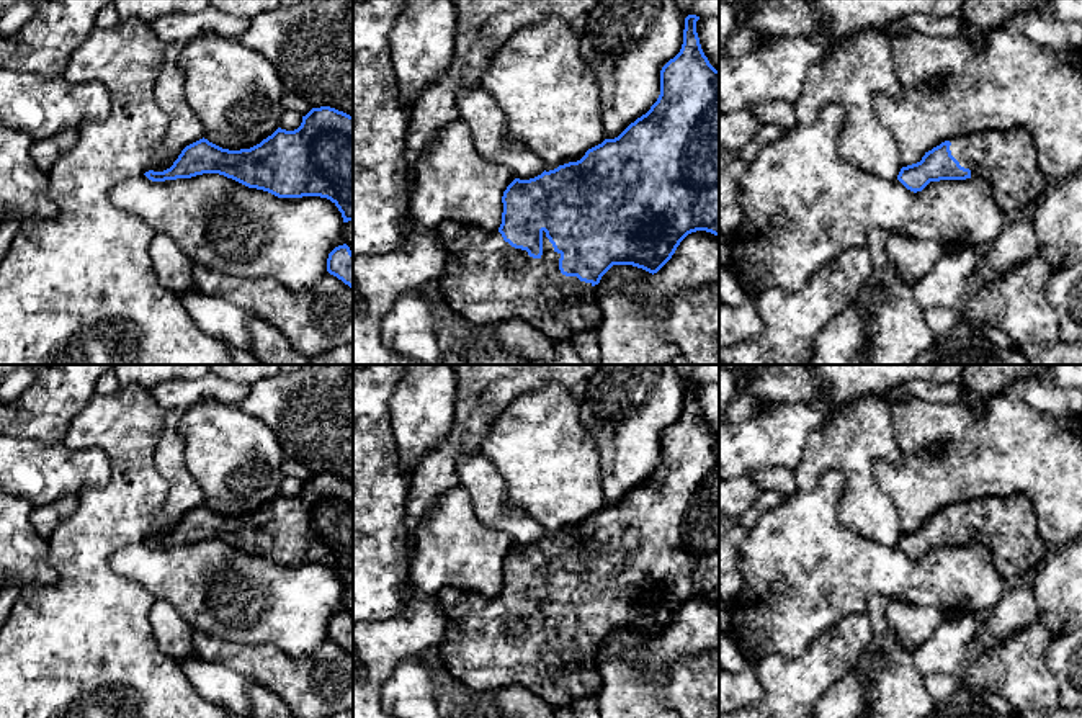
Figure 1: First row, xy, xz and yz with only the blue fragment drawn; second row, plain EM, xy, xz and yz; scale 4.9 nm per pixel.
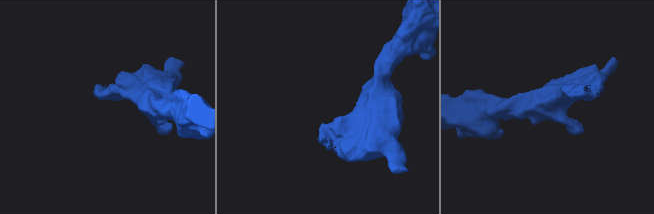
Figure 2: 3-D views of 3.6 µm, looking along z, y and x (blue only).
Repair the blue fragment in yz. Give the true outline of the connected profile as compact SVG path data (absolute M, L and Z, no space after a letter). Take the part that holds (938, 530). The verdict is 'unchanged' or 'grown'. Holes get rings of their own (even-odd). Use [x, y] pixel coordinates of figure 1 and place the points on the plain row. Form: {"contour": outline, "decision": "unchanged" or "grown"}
{"contour": "M1022 492L945 507L897 541L914 559L930 548L966 545L989 548L995 569L1012 582L1030 577L1051 550L1038 533L1033 502Z", "decision": "grown"}

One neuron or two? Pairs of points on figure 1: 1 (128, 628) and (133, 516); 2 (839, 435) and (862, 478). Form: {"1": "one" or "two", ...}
{"1": "one", "2": "one"}

